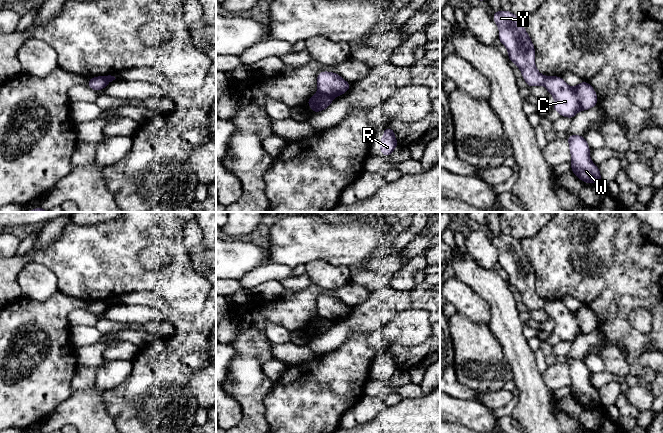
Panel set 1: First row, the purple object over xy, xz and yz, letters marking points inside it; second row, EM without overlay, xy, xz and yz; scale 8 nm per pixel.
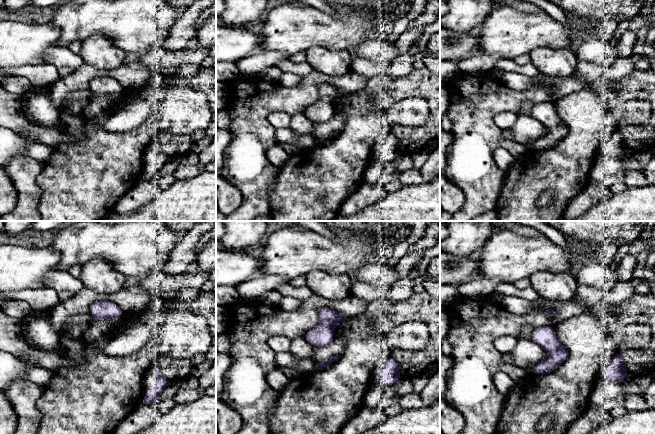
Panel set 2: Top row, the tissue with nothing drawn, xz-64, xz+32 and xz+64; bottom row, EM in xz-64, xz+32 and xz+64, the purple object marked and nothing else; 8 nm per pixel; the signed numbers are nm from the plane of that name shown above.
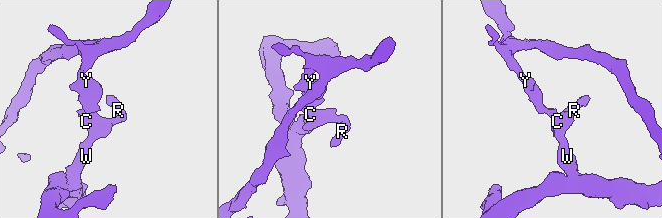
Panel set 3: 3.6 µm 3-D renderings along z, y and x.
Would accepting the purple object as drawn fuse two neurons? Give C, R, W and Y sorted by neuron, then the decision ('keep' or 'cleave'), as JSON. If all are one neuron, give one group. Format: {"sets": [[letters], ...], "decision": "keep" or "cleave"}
{"sets": [["C", "R", "W"], ["Y"]], "decision": "cleave"}

